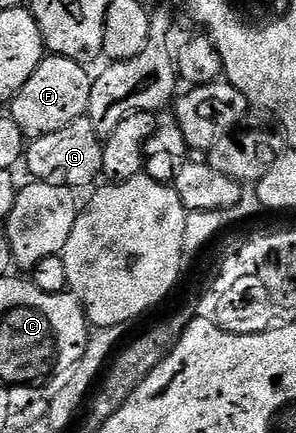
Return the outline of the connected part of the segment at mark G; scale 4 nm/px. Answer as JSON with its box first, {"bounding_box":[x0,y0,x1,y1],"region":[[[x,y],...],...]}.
{"bounding_box":[26,117,104,189],"region":[[[87,117],[70,121],[58,133],[46,133],[42,137],[31,140],[26,147],[26,167],[37,183],[62,185],[73,189],[88,187],[96,178],[101,178],[104,166],[104,144],[102,137],[94,129]]]}

